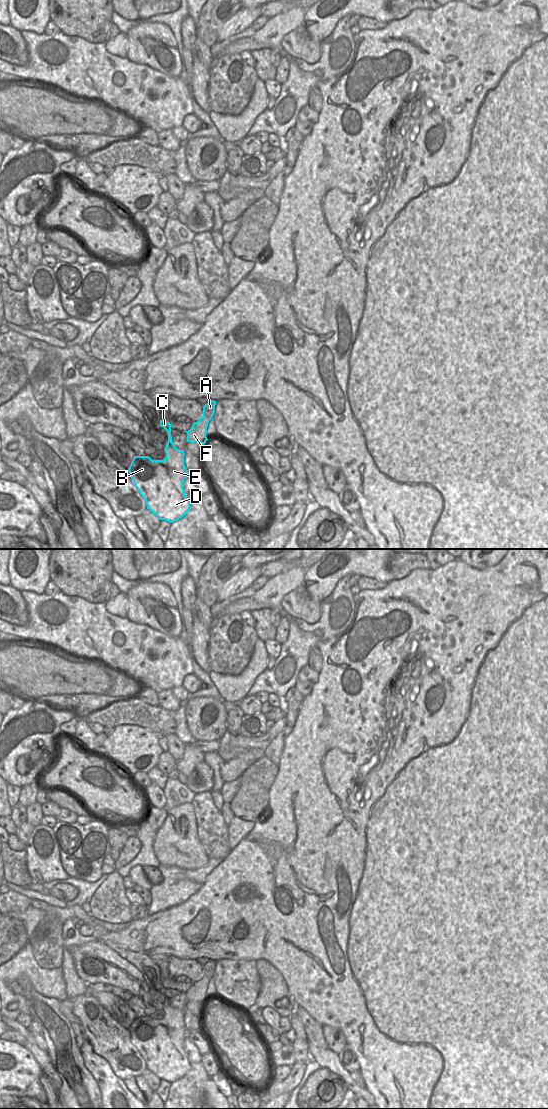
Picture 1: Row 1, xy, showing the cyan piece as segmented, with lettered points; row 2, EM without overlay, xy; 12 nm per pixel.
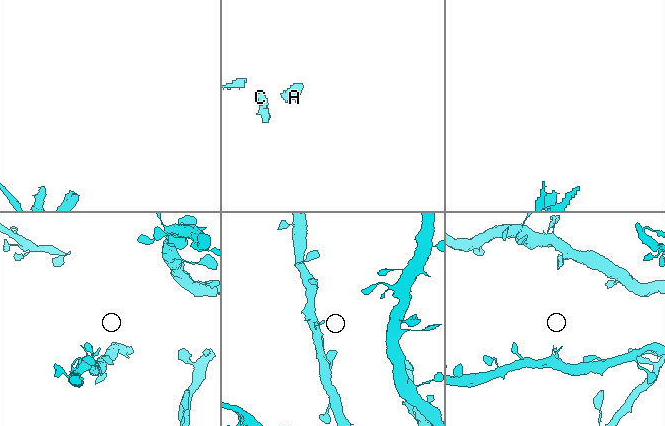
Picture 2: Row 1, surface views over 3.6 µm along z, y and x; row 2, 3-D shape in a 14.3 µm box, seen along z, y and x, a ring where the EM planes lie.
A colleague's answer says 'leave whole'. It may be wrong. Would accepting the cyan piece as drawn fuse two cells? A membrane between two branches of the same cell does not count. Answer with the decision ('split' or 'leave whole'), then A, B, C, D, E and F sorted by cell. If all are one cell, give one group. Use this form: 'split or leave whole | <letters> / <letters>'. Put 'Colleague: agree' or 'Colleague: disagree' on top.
Colleague: agree
leave whole | A B C D E F

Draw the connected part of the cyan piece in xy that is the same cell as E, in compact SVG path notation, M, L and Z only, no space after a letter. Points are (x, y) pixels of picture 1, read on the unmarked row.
M160 980L160 986L168 992L168 1002L164 1009L166 1017L163 1020L152 1020L149 1016L134 1016L128 1031L147 1069L160 1080L173 1083L186 1075L191 1068L183 1049L183 1042L187 1038L184 1025L185 1013L184 1010L177 1009L172 1002L172 985L165 980Z

